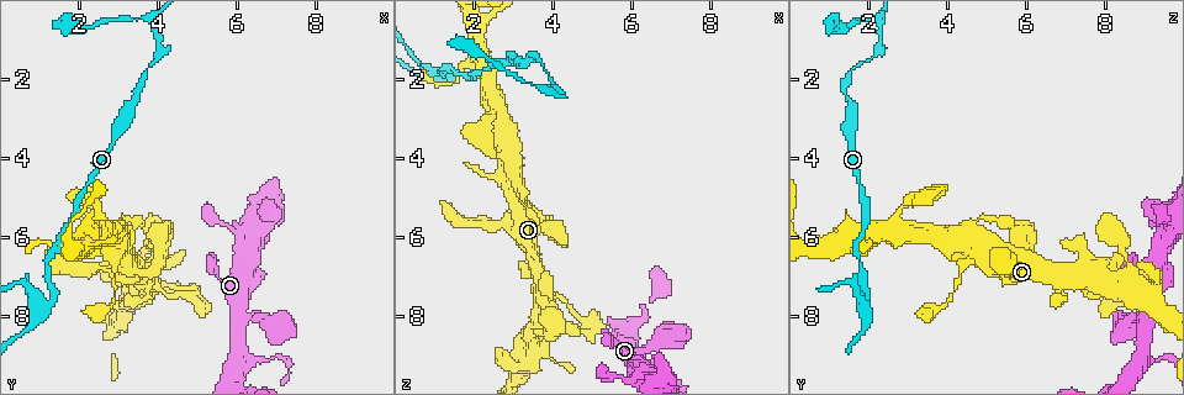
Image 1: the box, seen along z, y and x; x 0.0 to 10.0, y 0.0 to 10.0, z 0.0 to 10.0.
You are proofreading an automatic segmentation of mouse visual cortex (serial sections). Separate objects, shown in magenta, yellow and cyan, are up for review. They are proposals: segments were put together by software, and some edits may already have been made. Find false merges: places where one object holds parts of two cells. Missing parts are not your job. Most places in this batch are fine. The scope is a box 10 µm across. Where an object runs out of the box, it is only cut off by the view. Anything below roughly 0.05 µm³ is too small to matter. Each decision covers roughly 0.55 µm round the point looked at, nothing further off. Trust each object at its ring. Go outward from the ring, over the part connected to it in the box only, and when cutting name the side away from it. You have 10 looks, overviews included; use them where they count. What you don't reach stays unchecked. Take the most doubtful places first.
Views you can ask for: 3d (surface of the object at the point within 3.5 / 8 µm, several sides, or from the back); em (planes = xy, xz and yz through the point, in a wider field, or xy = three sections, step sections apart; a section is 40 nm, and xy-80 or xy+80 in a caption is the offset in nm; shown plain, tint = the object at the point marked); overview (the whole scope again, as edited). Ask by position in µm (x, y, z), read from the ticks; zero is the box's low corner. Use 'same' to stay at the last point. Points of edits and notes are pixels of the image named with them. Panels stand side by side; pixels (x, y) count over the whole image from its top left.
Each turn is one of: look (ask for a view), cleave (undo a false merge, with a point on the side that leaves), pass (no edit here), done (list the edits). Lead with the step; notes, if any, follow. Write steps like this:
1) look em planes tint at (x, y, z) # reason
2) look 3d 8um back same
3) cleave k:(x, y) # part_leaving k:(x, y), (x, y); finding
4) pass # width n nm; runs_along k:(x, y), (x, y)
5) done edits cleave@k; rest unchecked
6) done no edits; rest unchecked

look 3d 3.5um at (6.10, 8.90, 9.05) # calibre changes

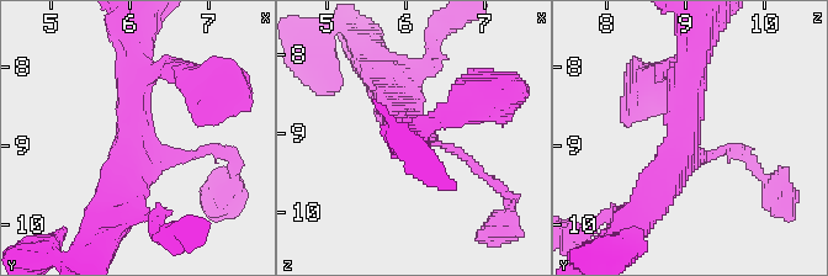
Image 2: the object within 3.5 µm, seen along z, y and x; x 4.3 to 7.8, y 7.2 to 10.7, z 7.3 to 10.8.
look em xy step 3 tint at (6.05, 8.90, 9.05) # arms 3; arm_widths 150, 400, 450 nm; shape alone is not enough

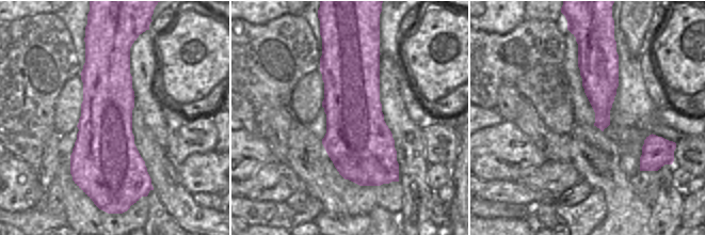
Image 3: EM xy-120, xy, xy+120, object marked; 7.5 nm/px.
pass # runs_along 2:(694, 58), (688, 138), (646, 206); continuous, no second cell

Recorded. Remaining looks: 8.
look 3d 8um at (3.80, 6.95, 7.55) # four or more arms meet

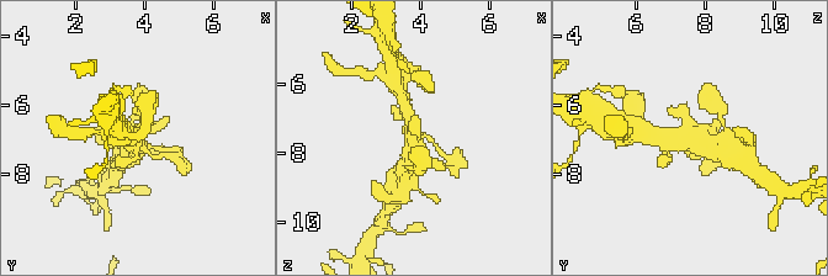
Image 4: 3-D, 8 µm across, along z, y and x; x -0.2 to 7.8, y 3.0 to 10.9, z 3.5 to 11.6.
look 3d 3.5um same

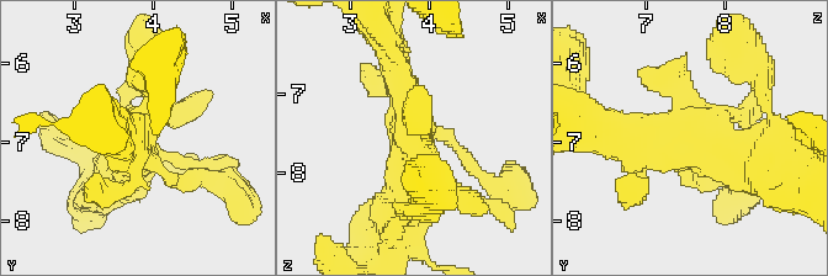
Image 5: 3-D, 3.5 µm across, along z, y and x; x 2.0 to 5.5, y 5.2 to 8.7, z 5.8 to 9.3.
look em xy step 1 tint at (3.75, 7.00, 7.55) # now the EM

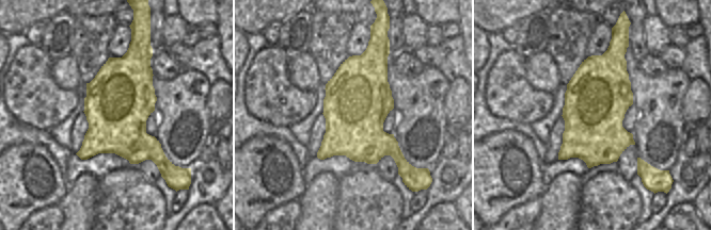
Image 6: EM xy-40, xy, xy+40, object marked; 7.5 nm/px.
pass # continuous, no second cell

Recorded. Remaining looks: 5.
look 3d 3.5um at (2.35, 5.05, 3.20)

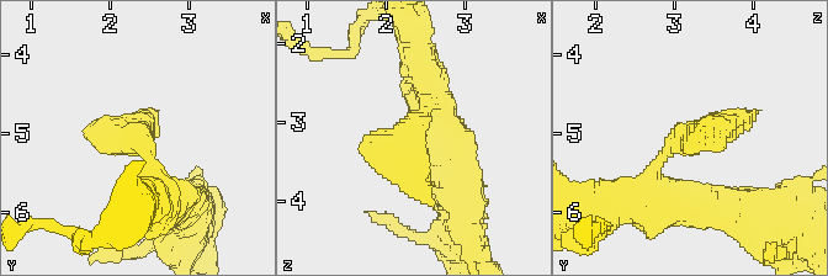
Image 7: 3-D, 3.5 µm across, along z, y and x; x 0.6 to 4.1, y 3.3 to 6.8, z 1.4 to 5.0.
look em xy step 1 tint at (2.30, 5.10, 3.25) # need the tissue

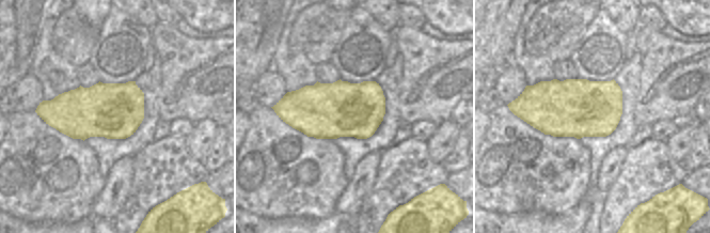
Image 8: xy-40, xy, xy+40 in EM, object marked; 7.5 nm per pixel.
look em xy step 3 tint same

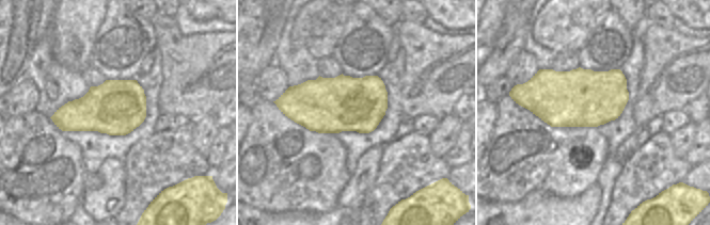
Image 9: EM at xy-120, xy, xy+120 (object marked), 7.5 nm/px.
pass # runs_along 7:(647, 203), (675, 142), (754, 109); all the same cell

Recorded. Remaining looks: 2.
look 3d 3.5um at (3.55, 2.25, 1.45) # thick turns thin

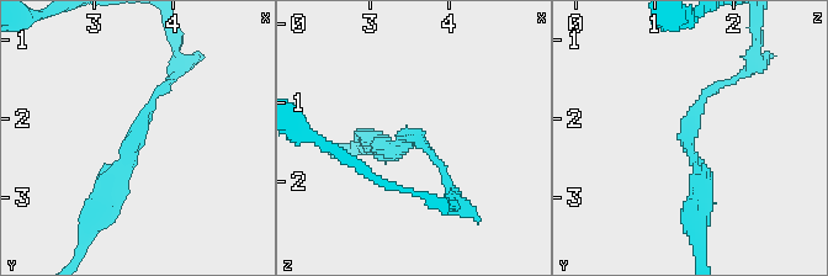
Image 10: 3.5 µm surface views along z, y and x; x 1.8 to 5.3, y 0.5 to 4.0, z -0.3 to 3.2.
look em planes tint at (3.55, 2.25, 1.45) # arm_widths 100, 300 nm; shape alone is not enough

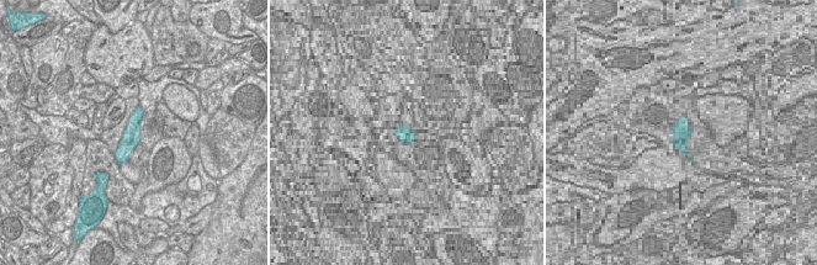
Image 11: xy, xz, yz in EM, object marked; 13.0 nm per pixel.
pass # width 240 nm; runs_along 10:(106, 208), (106, 185), (166, 83); all the same cell

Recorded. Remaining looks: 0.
done no edits; rest unchecked

